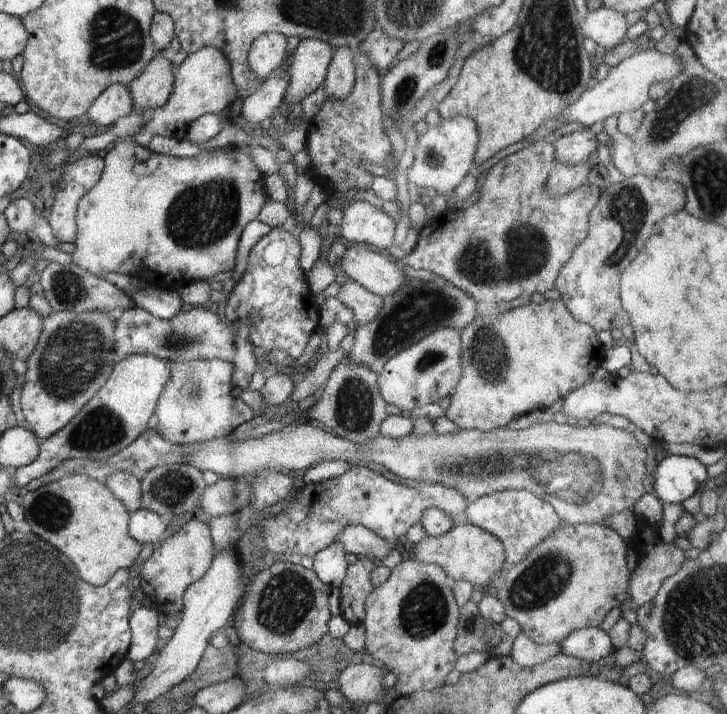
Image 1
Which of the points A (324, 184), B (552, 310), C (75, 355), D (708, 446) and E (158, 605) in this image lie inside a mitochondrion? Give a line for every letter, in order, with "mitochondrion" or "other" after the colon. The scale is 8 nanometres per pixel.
A: other
B: other
C: mitochondrion
D: other
E: other

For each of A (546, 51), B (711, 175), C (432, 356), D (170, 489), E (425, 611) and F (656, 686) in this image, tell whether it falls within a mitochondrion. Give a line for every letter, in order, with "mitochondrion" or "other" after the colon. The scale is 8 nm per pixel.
A: mitochondrion
B: mitochondrion
C: mitochondrion
D: mitochondrion
E: mitochondrion
F: other

